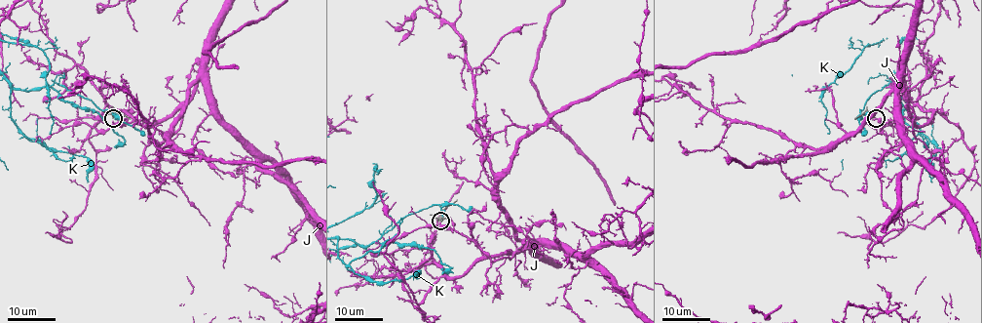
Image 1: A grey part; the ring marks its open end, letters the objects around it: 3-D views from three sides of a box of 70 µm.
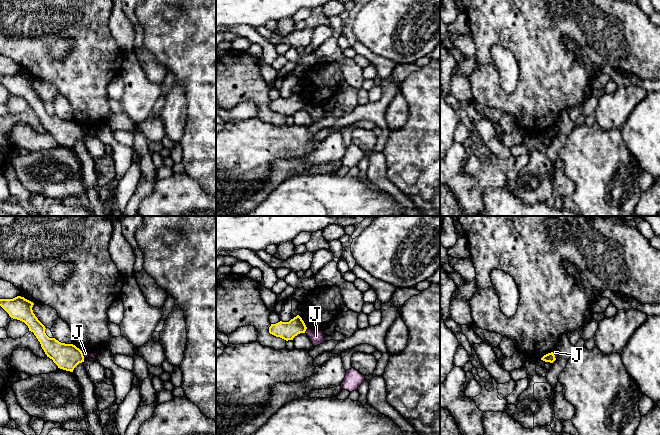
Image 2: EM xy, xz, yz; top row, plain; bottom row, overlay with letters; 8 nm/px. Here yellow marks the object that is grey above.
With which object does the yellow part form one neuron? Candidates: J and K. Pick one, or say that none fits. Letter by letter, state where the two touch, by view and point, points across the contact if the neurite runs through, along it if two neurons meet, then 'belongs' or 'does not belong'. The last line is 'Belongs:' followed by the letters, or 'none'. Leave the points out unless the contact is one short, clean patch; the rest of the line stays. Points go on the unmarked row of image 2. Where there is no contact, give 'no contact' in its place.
J: meets yellow in xy at (82, 131); border along xy (81, 127), (84, 134); does not belong
K: no contact; does not belong
Belongs: none

